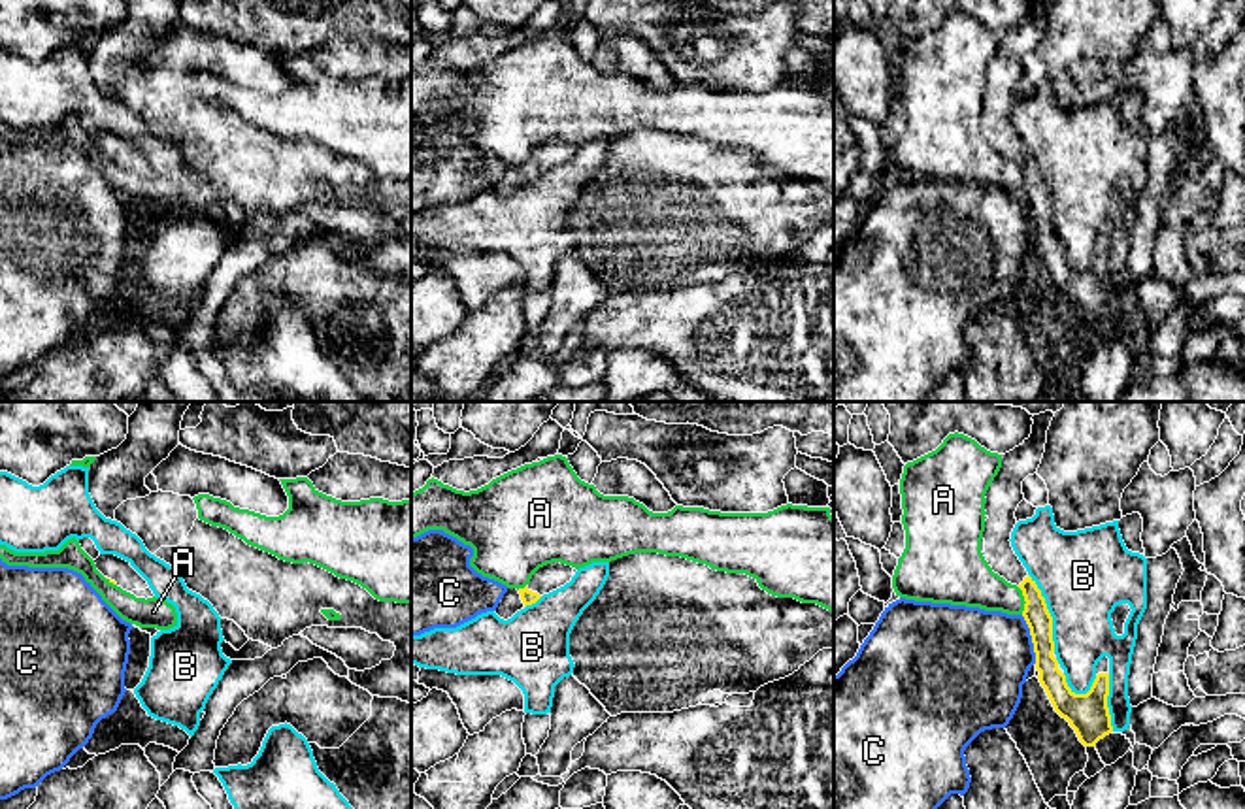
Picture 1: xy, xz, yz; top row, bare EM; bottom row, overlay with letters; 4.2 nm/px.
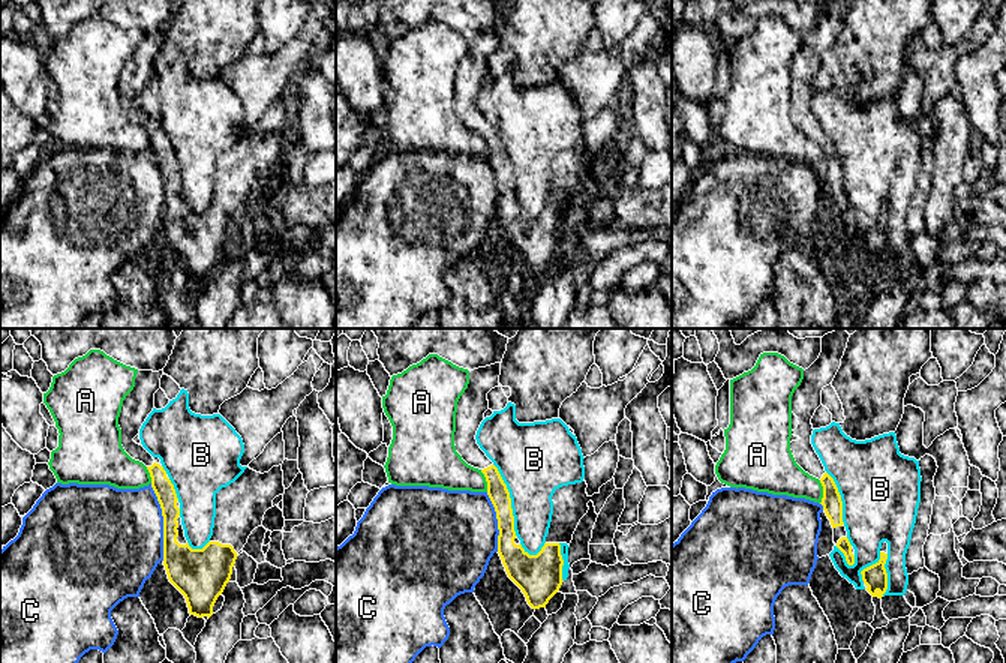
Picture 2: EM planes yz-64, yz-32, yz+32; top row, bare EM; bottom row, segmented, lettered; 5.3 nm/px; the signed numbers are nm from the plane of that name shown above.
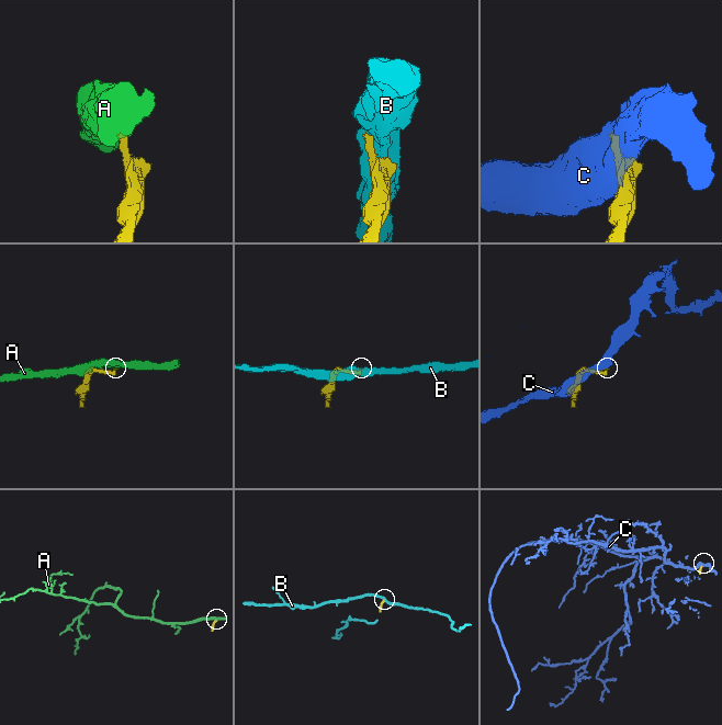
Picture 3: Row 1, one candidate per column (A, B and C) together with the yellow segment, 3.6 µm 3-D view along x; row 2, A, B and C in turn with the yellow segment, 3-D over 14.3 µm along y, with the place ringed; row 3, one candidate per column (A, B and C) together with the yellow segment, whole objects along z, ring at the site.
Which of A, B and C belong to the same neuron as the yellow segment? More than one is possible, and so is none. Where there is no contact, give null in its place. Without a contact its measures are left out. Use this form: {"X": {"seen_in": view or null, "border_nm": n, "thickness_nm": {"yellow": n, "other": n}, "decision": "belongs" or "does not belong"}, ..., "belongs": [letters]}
{"A": {"seen_in": "yz", "border_nm": 120, "thickness_nm": {"yellow": 110, "other": 220}, "decision": "does not belong"}, "B": {"seen_in": "yz", "border_nm": 360, "thickness_nm": {"yellow": 110, "other": 380}, "decision": "does not belong"}, "C": {"seen_in": "yz", "border_nm": 220, "thickness_nm": {"yellow": 110, "other": 440}, "decision": "does not belong"}, "belongs": []}

